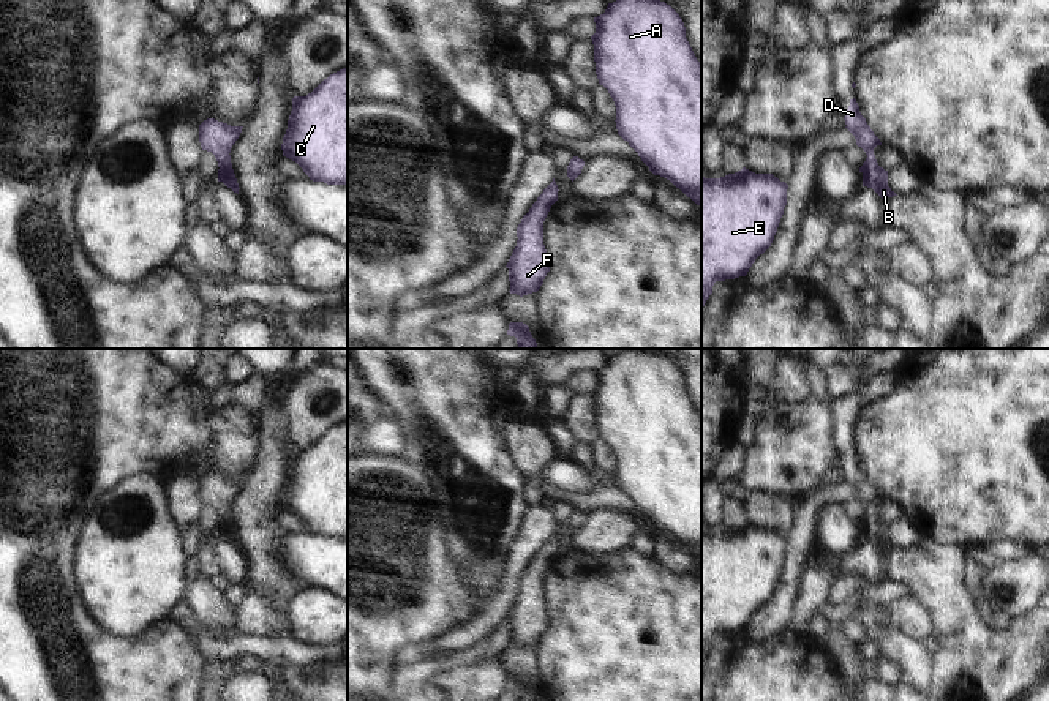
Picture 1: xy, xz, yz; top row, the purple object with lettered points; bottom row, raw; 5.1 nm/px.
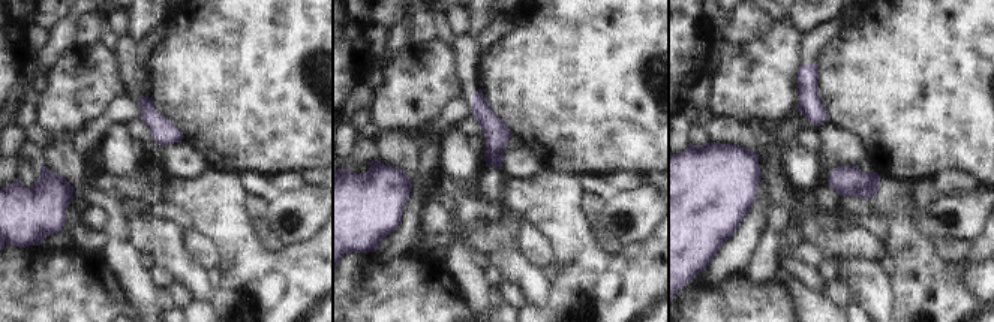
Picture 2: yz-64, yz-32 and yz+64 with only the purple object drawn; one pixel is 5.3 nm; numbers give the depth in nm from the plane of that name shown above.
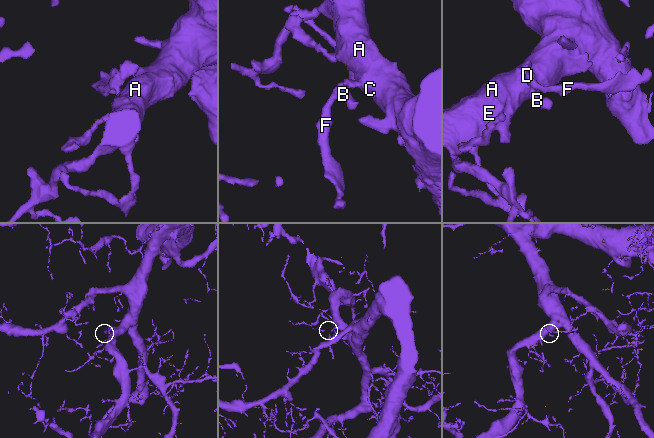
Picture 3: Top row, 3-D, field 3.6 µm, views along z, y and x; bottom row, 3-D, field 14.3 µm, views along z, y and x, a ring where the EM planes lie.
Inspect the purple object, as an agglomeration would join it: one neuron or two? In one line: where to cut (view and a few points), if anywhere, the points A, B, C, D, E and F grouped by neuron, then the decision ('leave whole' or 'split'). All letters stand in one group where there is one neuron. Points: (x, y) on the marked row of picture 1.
cut none; groups A B C D E F; leave whole

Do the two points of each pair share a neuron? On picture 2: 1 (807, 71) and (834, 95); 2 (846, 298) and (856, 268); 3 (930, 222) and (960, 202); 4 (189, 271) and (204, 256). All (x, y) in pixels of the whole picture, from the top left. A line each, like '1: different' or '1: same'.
1: different
2: different
3: same
4: different

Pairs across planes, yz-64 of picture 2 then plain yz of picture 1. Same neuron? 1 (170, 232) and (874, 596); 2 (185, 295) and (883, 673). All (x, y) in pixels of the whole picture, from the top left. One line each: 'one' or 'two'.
1: two
2: one

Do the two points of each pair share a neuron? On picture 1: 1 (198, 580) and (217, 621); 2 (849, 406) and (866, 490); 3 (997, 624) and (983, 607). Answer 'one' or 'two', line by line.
1: one
2: one
3: one

